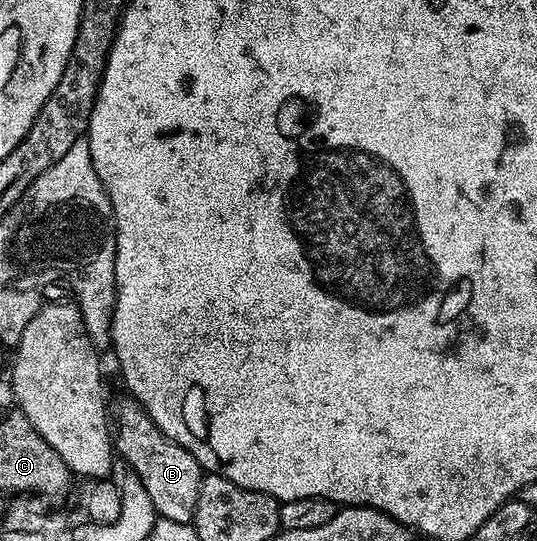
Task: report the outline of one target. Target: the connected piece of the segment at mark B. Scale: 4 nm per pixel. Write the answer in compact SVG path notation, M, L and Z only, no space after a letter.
M127 400L120 406L114 418L120 421L120 431L114 434L114 450L122 459L128 461L127 469L137 474L143 487L150 494L154 508L160 518L191 523L194 508L198 508L198 492L202 488L205 471L194 460L186 448L170 440L154 424L154 420L135 400Z

